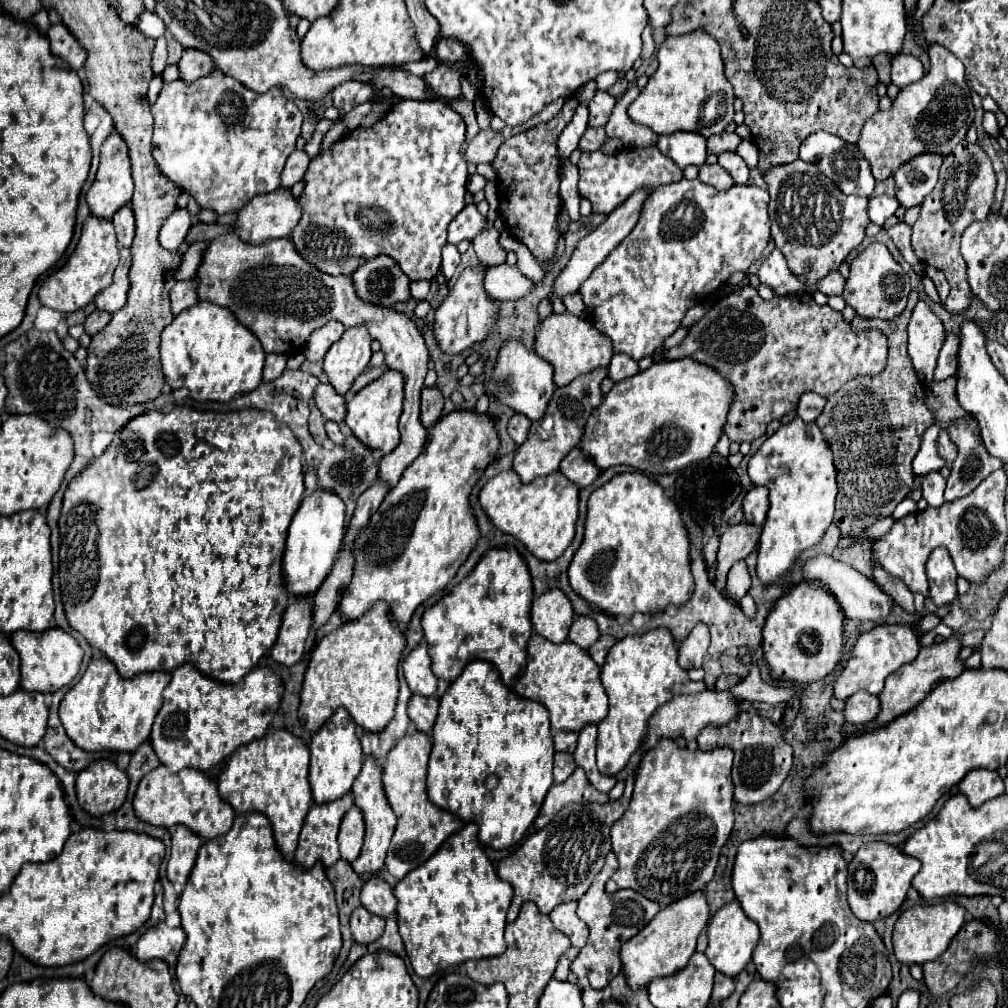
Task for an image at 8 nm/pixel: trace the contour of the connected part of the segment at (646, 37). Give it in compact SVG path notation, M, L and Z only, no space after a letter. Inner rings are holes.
M647 23L645 31L643 31L643 51L641 51L641 57L643 57L643 60L649 61L651 59L651 55L653 55L653 51L655 51L653 27L651 27L651 23Z

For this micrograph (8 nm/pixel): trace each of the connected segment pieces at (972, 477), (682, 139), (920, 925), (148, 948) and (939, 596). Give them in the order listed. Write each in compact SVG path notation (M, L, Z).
M969 415L967 419L959 419L959 421L953 421L949 427L947 427L947 433L953 441L953 445L957 447L957 457L951 465L951 475L947 479L947 489L945 489L945 501L955 501L959 497L965 497L969 495L987 475L991 475L993 471L1001 469L1003 465L999 463L999 459L991 457L983 445L983 439L981 439L981 431L977 427L979 423L975 423L975 417Z
M677 131L673 135L661 135L657 147L663 155L673 159L681 169L687 165L701 167L707 159L707 139L689 131Z
M951 901L937 903L937 905L911 907L903 911L893 929L893 947L895 947L897 961L905 965L913 965L913 963L923 965L927 961L937 959L947 949L951 939L959 933L963 923L965 923L965 909Z
M159 923L139 937L135 945L135 957L139 961L163 959L171 965L177 963L177 955L183 945L185 945L185 931L181 927L167 927L165 923Z
M937 547L927 559L927 581L929 581L929 599L937 605L949 605L957 599L957 571L945 547Z

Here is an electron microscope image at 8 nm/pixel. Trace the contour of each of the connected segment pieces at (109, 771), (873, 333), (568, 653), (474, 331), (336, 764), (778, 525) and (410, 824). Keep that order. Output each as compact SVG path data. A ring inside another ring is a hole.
M97 759L77 775L79 805L91 815L117 811L125 801L127 787L127 773L109 759Z
M743 285L741 289L721 299L699 323L689 329L687 339L679 347L669 349L665 355L667 359L691 357L705 365L711 365L735 387L737 397L727 417L725 435L737 443L751 443L753 439L765 435L765 429L771 421L791 413L803 393L815 391L817 395L829 399L849 379L855 379L859 375L881 375L887 365L887 351L887 337L883 333L879 333L877 329L851 331L851 325L839 311L831 309L829 305L817 305L811 293L803 293L803 301L799 297L775 297L767 303L759 297L757 289Z
M535 633L527 643L527 667L515 685L515 693L525 697L525 699L539 701L547 707L553 733L557 733L557 731L581 731L585 725L599 723L607 715L607 693L603 689L599 675L601 675L599 665L595 665L595 661L591 659L591 655L587 655L585 649L575 647L575 643L571 643L571 641L563 641L557 645L557 643L551 643L549 639L543 639L541 635Z
M465 269L435 313L435 337L439 341L439 347L445 353L461 353L463 349L481 343L495 323L495 313L497 303L489 299L489 295L483 291L483 273L475 269Z
M341 707L337 709L325 725L313 733L311 737L311 765L309 765L309 783L313 791L315 803L327 803L335 801L341 795L351 791L351 785L355 777L361 771L363 763L363 751L359 747L359 737L357 737L357 725L351 719L351 715Z
M797 417L767 437L747 467L751 481L755 485L767 485L769 489L771 507L763 523L757 553L757 577L769 585L781 579L803 551L819 545L833 521L837 495L833 453L817 423L803 423Z
M417 731L413 735L405 735L389 751L387 761L383 765L383 789L391 809L397 815L397 829L391 839L391 847L385 859L385 869L397 881L401 881L411 869L423 865L449 835L453 835L463 827L463 821L457 815L435 807L427 799L425 777L427 777L429 753L431 753L431 739L425 733Z

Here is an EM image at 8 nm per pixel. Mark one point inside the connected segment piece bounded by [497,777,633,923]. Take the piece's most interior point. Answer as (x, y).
(555, 865)

